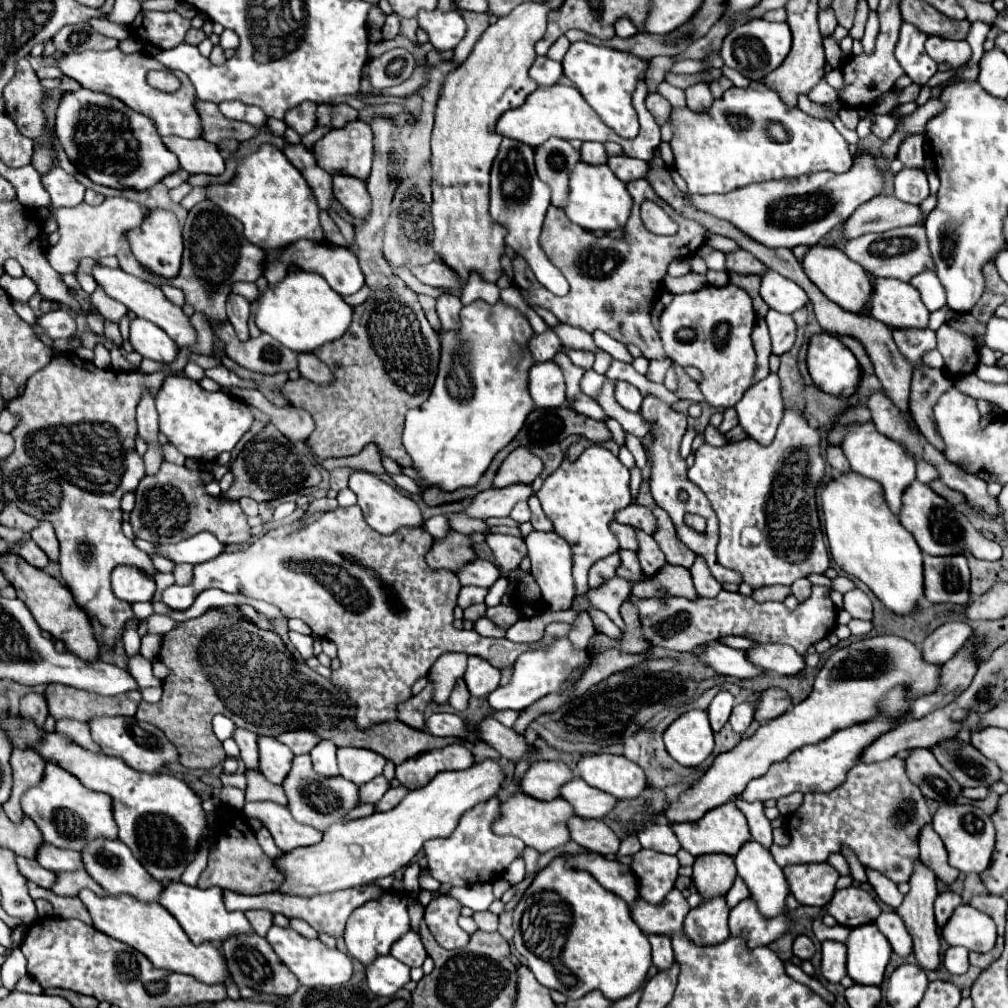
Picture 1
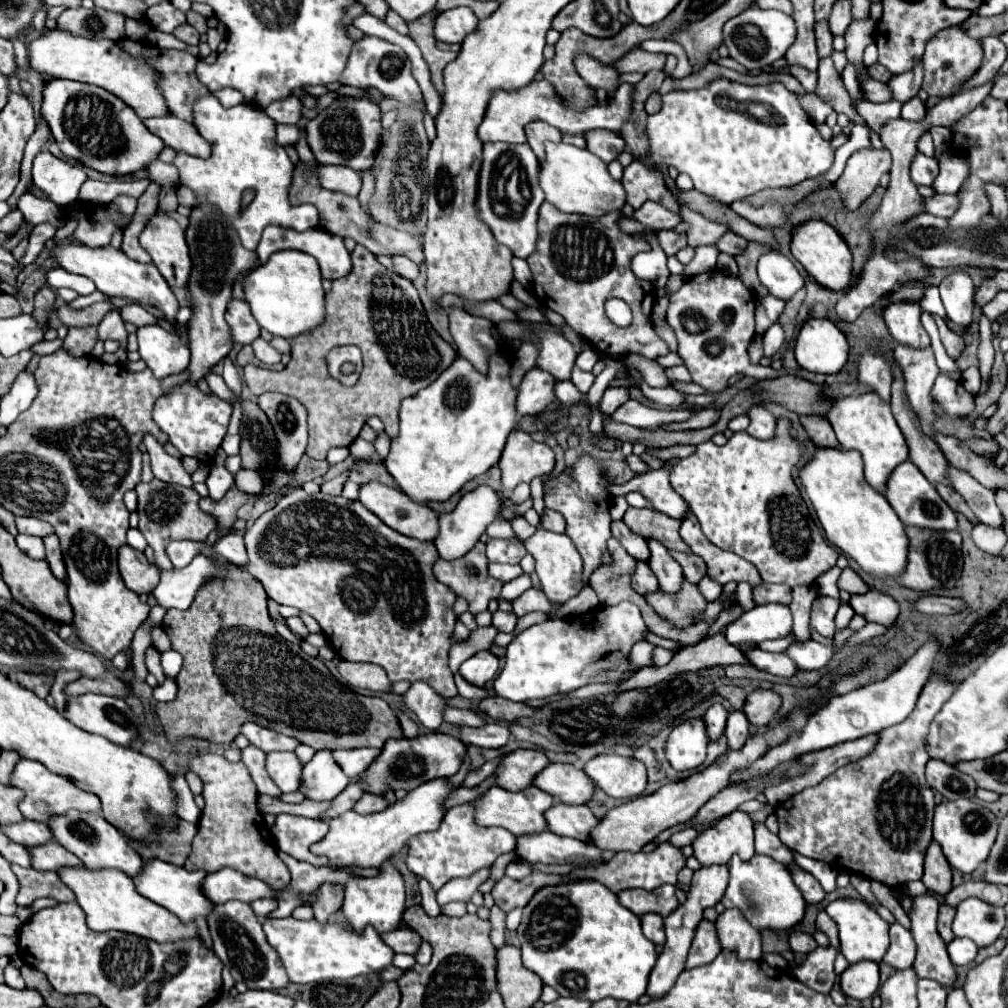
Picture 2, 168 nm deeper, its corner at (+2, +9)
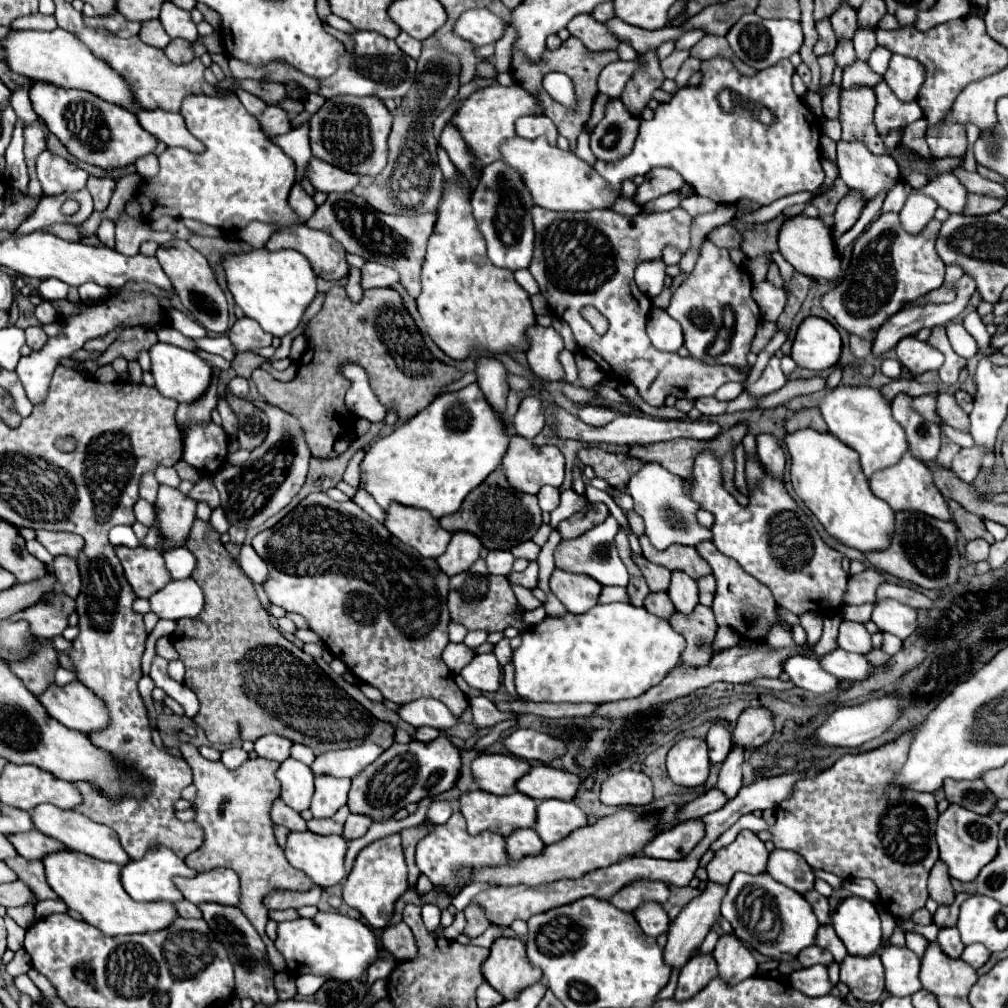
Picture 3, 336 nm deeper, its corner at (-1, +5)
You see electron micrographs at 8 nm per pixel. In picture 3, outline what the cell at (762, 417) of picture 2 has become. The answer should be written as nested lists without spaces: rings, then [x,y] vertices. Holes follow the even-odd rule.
[[[762,433],[756,437],[756,443],[758,443],[758,457],[760,457],[764,469],[768,471],[768,475],[784,479],[786,455],[784,455],[782,447],[778,445],[778,441],[772,435]]]

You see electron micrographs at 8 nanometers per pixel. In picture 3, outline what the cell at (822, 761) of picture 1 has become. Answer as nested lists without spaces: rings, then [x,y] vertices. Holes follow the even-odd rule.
[[[686,821],[682,825],[676,825],[674,829],[668,829],[668,831],[662,831],[660,835],[656,835],[642,849],[642,853],[646,857],[654,857],[654,859],[678,861],[678,859],[684,859],[702,837],[704,837],[704,823]]]

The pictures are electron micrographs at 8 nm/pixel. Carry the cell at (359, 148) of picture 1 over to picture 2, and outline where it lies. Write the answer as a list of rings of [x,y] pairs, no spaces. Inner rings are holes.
[[[343,97],[307,123],[307,141],[319,165],[345,165],[367,171],[373,165],[381,141],[381,111],[371,99]]]

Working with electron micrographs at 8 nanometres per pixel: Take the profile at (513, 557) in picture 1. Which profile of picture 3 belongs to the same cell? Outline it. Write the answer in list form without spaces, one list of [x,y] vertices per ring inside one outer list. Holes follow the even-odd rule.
[[[488,551],[486,555],[486,565],[488,571],[494,575],[508,575],[512,569],[514,557],[510,551]]]

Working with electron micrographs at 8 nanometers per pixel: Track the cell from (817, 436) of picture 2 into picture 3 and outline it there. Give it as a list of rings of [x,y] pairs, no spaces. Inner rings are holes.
[[[816,407],[800,409],[800,411],[796,411],[792,417],[784,419],[784,429],[786,429],[788,433],[798,431],[798,429],[802,429],[802,427],[812,427],[812,429],[816,429],[816,431],[828,431],[828,427],[826,427],[826,423],[824,423],[824,419],[820,417],[820,411],[818,411]]]

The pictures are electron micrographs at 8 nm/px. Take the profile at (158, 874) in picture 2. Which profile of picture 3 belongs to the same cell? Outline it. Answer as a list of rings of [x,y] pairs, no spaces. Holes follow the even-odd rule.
[[[154,845],[148,849],[148,853],[142,859],[138,859],[138,861],[132,859],[122,867],[120,881],[122,881],[124,891],[136,901],[170,901],[170,903],[176,903],[176,901],[182,901],[180,891],[172,883],[172,877],[176,877],[176,875],[194,877],[196,871],[190,869],[180,857],[176,857],[168,847]]]

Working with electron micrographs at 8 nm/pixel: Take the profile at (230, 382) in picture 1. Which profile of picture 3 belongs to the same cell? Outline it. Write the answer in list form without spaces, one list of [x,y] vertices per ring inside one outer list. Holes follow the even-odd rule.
[[[330,287],[324,307],[306,327],[308,345],[314,345],[314,359],[302,359],[298,375],[288,381],[276,381],[268,371],[256,369],[252,381],[266,403],[280,407],[282,411],[298,417],[306,443],[314,457],[326,457],[338,435],[344,435],[352,427],[352,415],[346,413],[344,391],[346,377],[340,373],[344,363],[356,363],[370,375],[370,385],[376,397],[388,405],[396,403],[398,417],[408,419],[420,409],[428,407],[434,395],[460,377],[454,367],[436,361],[424,347],[422,333],[416,329],[412,317],[402,305],[400,295],[394,289],[368,289],[360,303],[352,303],[344,287]],[[456,373],[456,375],[454,375]],[[346,419],[346,425],[342,425]]]

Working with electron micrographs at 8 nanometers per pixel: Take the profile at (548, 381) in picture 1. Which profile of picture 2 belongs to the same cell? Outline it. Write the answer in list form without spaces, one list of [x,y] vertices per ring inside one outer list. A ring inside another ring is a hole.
[[[529,369],[519,385],[517,411],[519,415],[537,415],[555,401],[555,383],[557,379],[543,369]]]

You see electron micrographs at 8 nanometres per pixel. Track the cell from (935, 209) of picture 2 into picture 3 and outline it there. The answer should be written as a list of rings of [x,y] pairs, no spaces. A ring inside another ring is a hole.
[[[968,195],[968,203],[964,213],[966,215],[988,215],[996,213],[1004,207],[1004,201],[996,201],[994,197],[984,197],[984,195]]]

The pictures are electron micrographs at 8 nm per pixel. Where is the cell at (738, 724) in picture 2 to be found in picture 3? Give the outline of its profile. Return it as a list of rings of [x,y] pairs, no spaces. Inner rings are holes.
[[[734,747],[718,773],[716,787],[722,789],[728,801],[732,801],[742,787],[742,763],[744,763],[744,751],[740,747]]]

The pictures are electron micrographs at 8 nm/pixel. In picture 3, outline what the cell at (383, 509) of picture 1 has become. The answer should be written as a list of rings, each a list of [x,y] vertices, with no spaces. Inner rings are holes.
[[[392,503],[386,513],[388,531],[404,545],[414,547],[424,557],[440,557],[450,543],[452,533],[440,527],[428,511]]]

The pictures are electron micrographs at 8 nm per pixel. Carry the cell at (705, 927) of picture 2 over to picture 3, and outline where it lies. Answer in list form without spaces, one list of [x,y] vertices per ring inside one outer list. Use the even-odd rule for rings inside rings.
[[[700,955],[696,959],[690,959],[682,967],[682,971],[680,971],[674,999],[676,1001],[688,1001],[688,999],[692,999],[716,975],[718,975],[716,973],[716,963],[712,961],[712,955]]]

